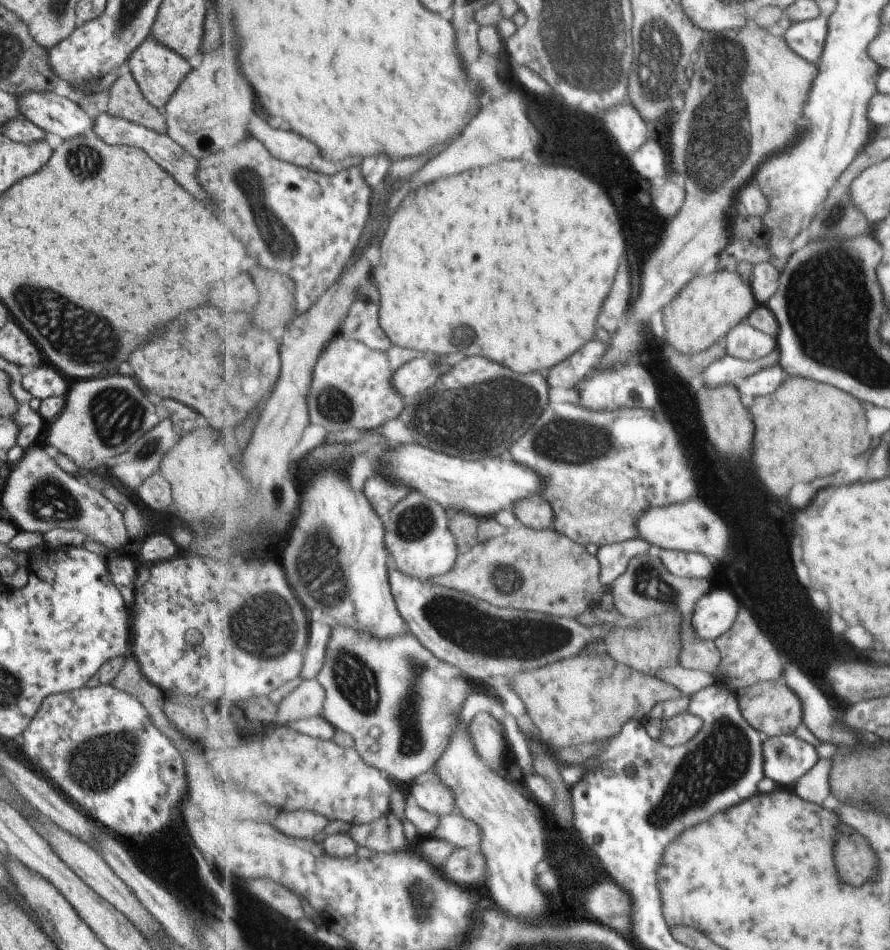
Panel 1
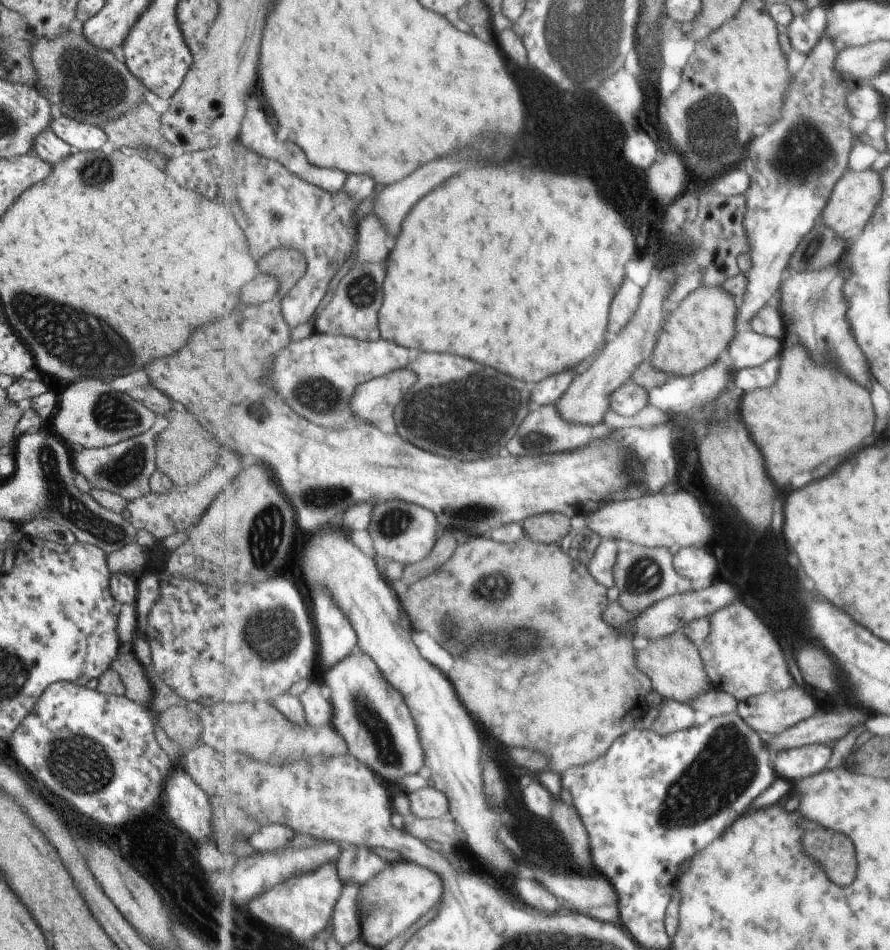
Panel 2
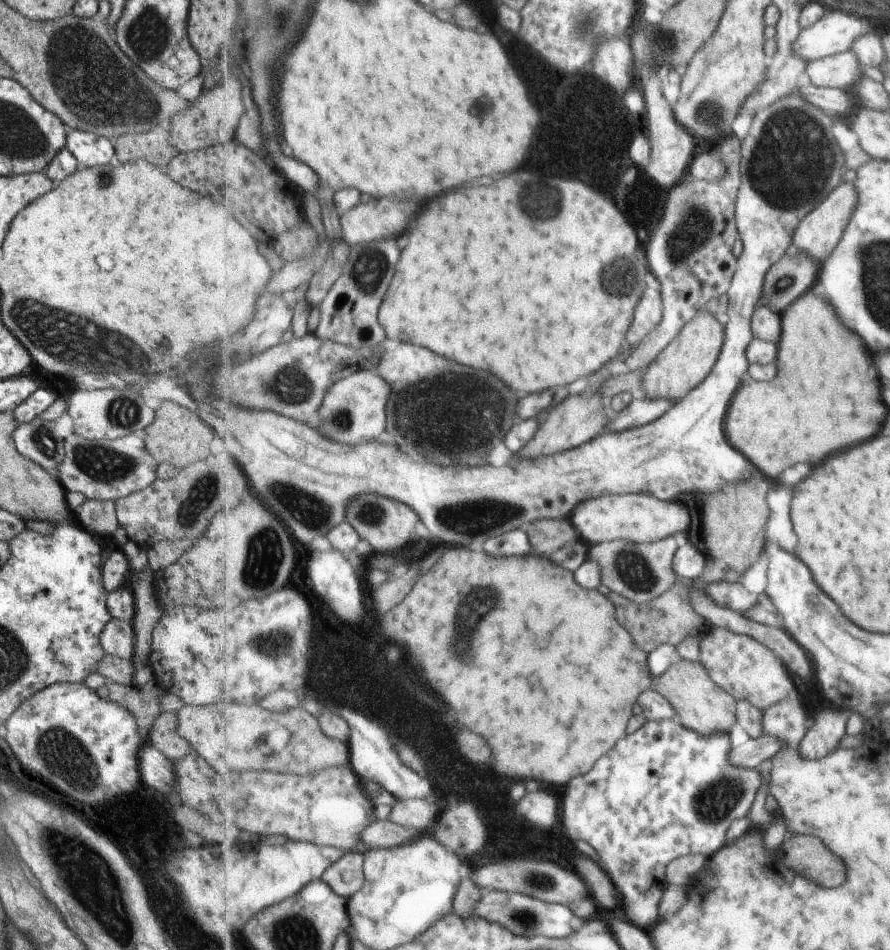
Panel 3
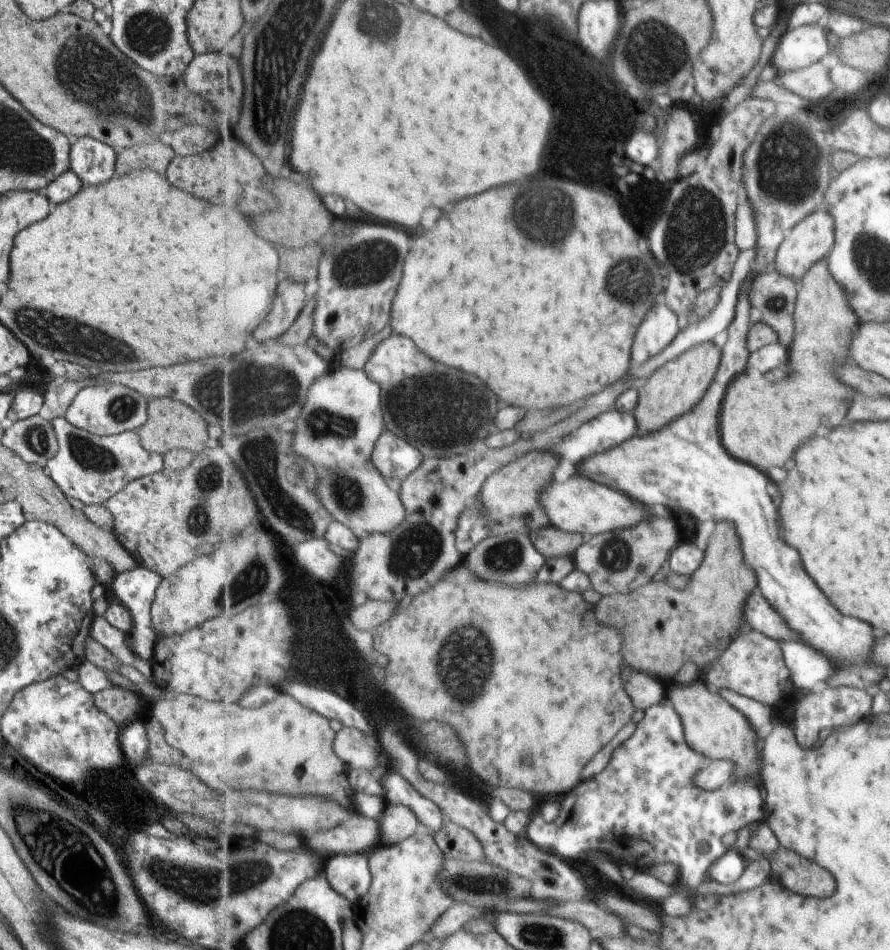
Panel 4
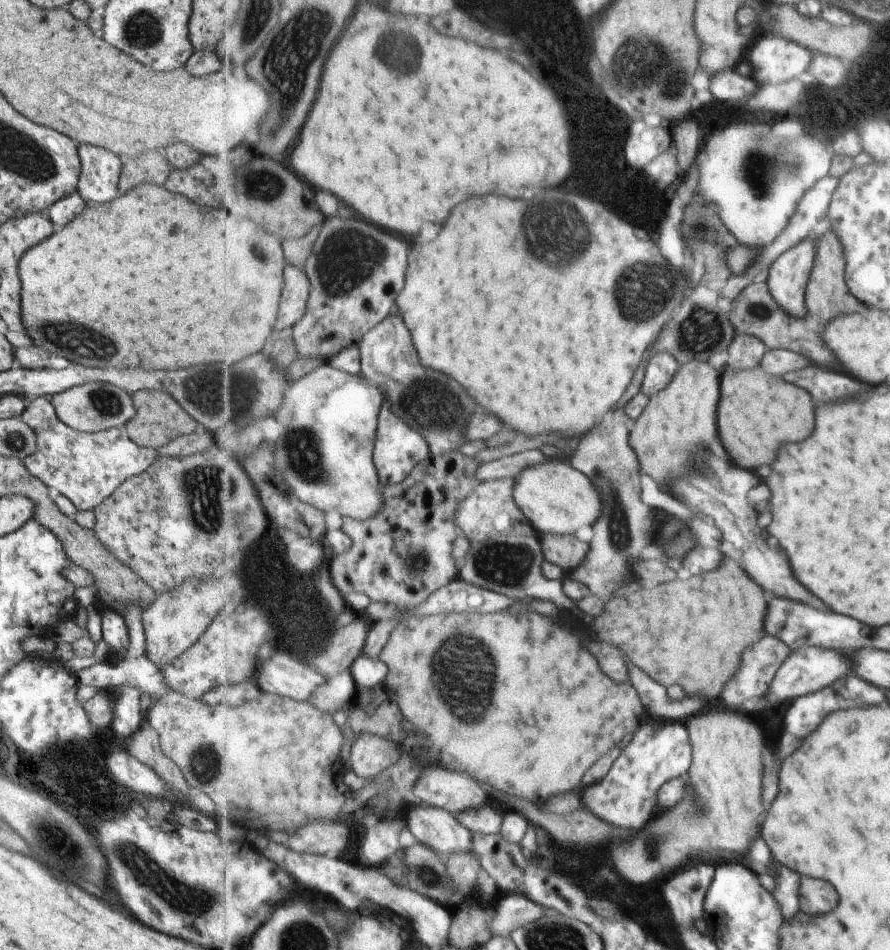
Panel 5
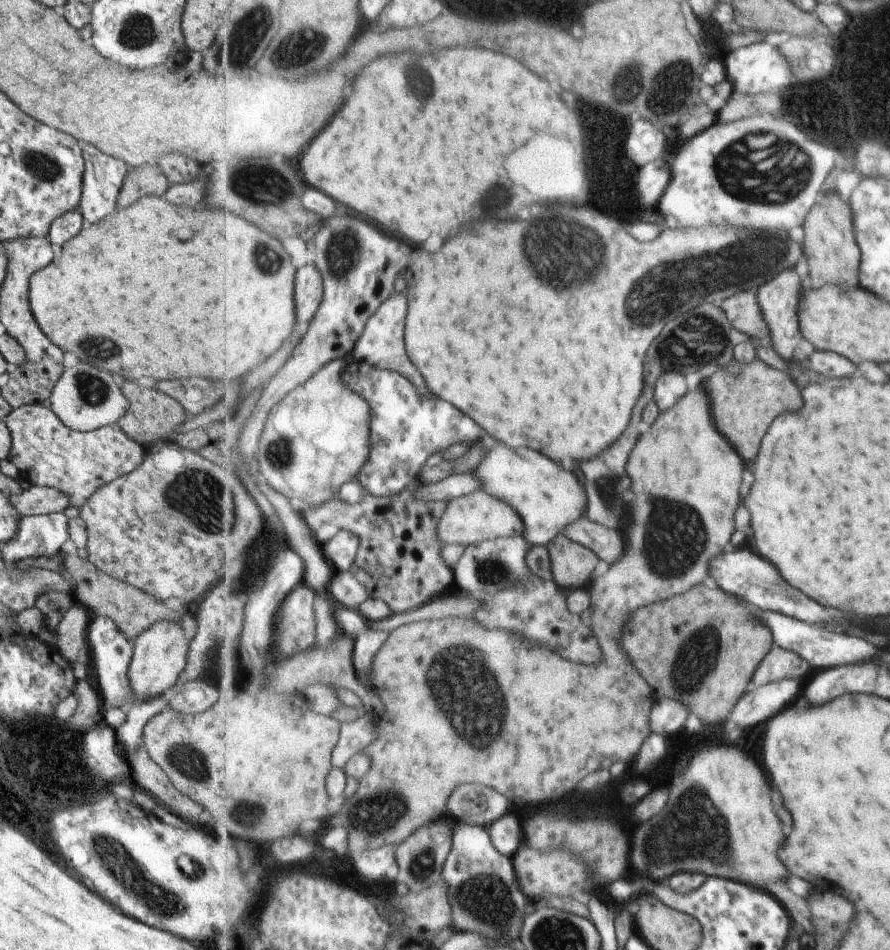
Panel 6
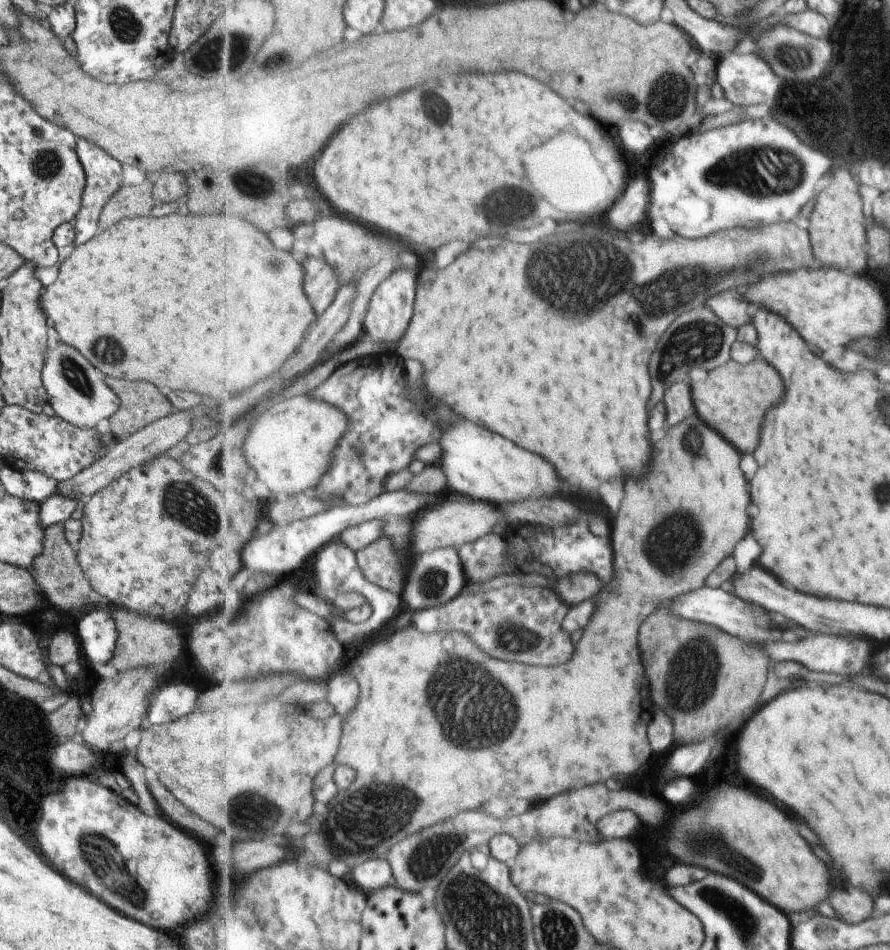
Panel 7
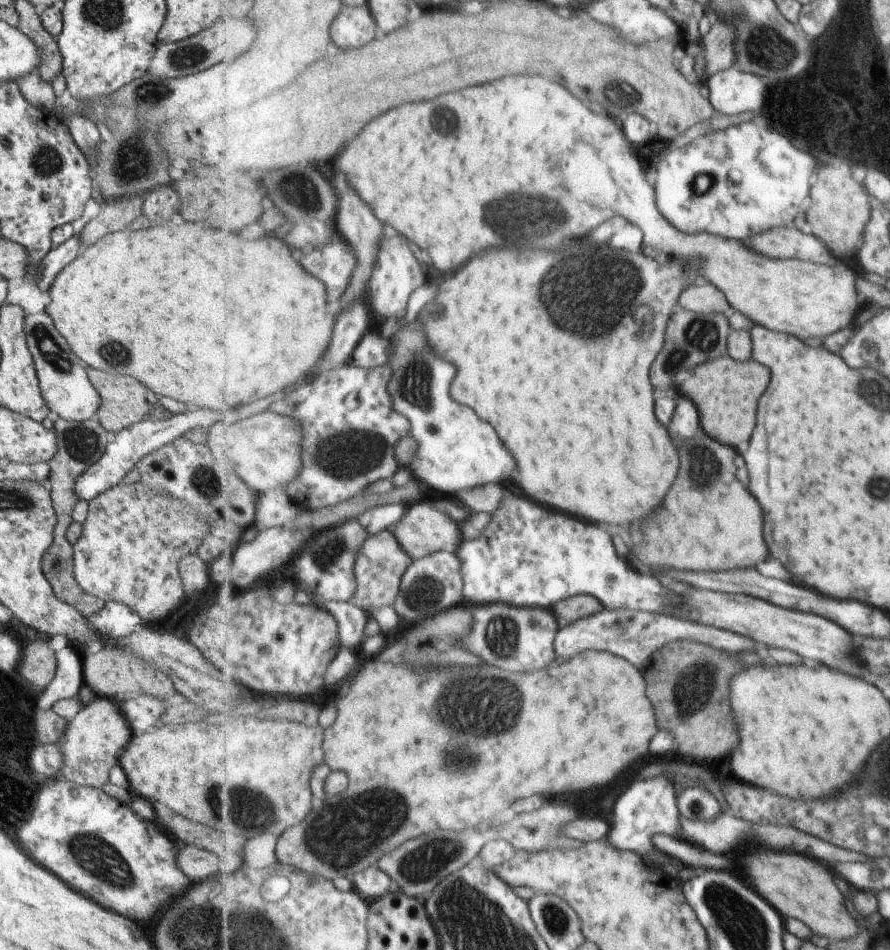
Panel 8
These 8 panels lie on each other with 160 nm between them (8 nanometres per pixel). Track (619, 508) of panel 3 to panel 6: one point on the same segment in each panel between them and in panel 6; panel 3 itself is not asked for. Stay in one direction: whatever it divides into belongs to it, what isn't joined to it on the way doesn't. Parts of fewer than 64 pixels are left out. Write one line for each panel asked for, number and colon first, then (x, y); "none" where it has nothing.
4: (579, 505)
5: (556, 498)
6: (549, 498)

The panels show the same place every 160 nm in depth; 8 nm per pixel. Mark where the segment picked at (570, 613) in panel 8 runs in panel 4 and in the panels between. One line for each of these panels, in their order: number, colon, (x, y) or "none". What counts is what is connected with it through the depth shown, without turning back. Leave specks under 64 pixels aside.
4: (552, 542)
5: (566, 551)
6: (572, 564)
7: (580, 586)

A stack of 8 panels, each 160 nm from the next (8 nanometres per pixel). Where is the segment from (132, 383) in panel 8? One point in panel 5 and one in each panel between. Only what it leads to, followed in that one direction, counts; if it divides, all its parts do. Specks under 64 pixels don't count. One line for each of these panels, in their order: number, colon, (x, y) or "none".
5: (158, 419)
6: (153, 416)
7: (141, 403)

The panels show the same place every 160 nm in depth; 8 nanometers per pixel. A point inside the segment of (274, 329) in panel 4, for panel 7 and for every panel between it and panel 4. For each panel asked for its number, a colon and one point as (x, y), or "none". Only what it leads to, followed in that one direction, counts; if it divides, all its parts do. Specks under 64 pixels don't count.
5: (297, 286)
6: (309, 288)
7: (321, 282)

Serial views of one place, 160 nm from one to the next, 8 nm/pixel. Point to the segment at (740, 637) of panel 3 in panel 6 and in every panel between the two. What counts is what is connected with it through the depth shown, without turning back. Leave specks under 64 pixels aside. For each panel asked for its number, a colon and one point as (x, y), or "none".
4: (752, 666)
5: (761, 662)
6: (780, 663)

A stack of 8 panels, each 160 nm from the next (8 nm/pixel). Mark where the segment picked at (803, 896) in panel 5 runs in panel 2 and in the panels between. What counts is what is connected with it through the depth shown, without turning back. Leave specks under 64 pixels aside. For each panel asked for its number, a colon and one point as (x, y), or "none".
2: (835, 850)
3: (808, 854)
4: (803, 876)

